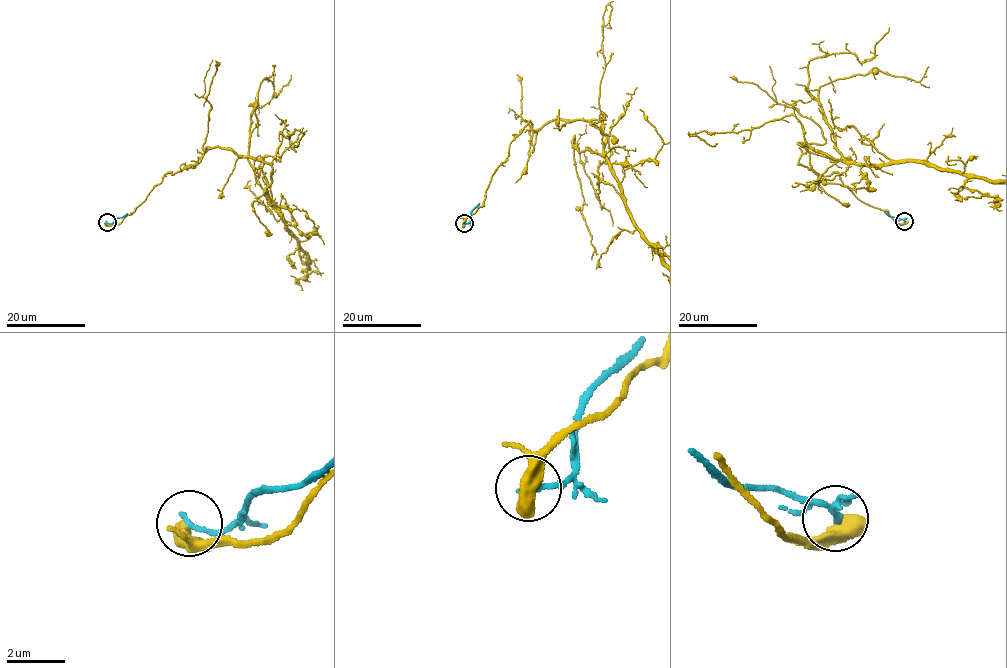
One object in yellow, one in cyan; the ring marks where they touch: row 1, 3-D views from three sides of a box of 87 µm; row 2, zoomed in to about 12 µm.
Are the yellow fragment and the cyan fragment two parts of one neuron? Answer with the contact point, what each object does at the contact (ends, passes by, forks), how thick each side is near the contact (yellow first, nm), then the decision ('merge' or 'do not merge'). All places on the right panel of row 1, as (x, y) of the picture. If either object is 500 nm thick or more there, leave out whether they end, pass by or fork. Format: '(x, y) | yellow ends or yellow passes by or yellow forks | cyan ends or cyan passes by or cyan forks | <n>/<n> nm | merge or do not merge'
(904, 221) | 700/190 nm | do not merge

